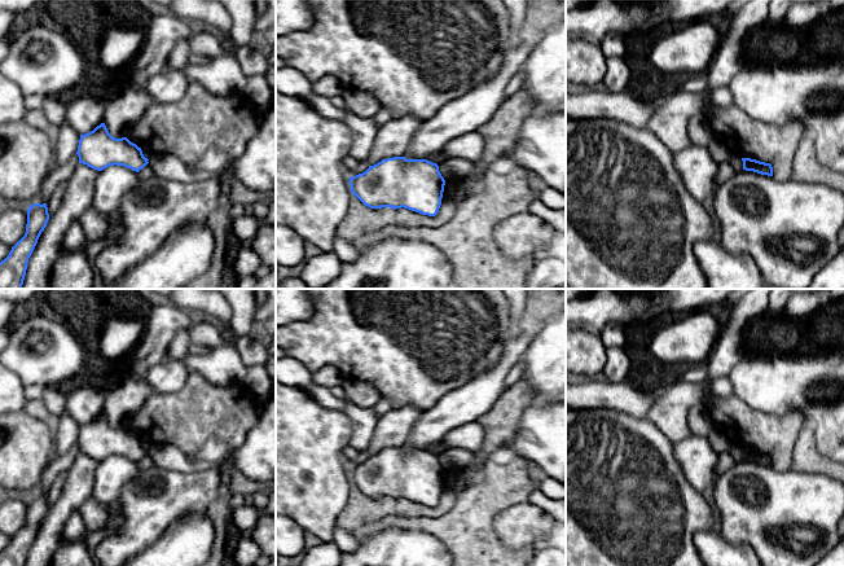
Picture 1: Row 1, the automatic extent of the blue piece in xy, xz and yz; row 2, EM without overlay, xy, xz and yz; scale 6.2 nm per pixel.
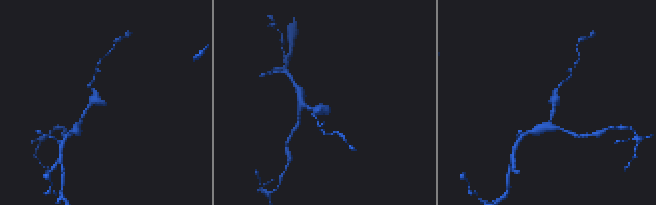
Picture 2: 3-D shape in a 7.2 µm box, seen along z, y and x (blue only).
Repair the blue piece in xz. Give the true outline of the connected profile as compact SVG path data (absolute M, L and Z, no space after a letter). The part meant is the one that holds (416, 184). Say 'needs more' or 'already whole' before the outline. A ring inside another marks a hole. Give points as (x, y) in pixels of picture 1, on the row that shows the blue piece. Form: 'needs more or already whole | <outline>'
already whole | M394 157L350 177L351 192L370 209L408 209L435 216L445 180L439 166L427 159Z

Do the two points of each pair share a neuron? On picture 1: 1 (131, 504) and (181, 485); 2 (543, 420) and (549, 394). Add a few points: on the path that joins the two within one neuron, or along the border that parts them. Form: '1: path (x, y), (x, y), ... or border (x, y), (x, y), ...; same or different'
1: path (144, 504), (168, 495); same
2: border (552, 402), (544, 406), (533, 406); different

